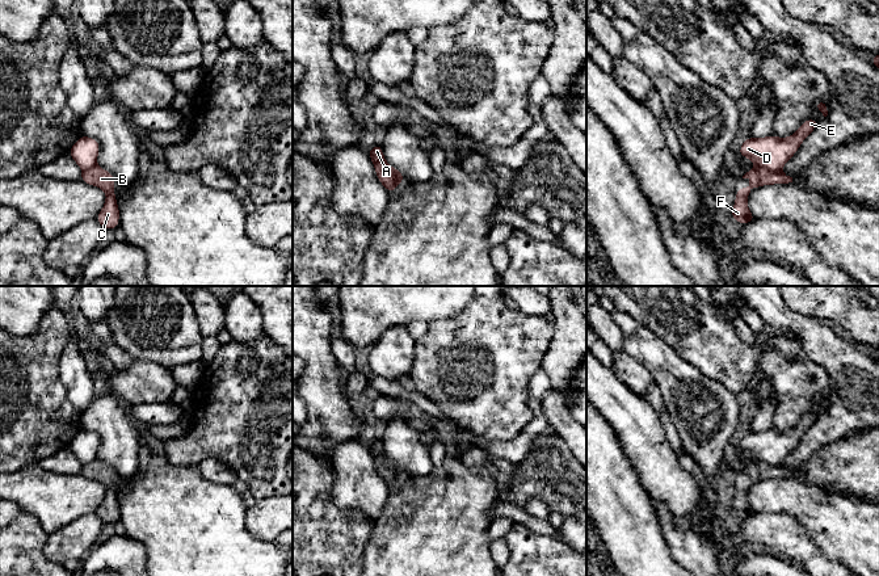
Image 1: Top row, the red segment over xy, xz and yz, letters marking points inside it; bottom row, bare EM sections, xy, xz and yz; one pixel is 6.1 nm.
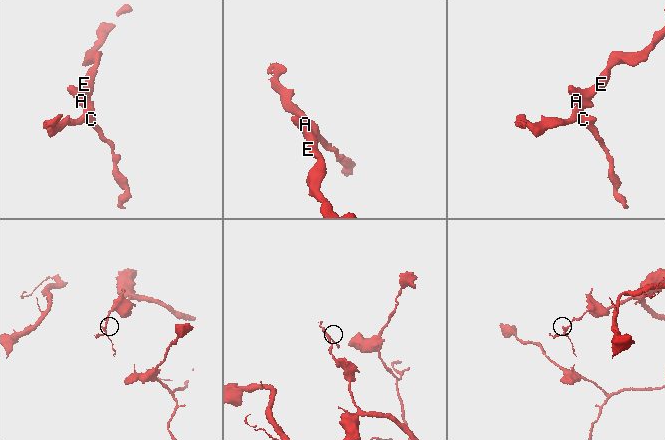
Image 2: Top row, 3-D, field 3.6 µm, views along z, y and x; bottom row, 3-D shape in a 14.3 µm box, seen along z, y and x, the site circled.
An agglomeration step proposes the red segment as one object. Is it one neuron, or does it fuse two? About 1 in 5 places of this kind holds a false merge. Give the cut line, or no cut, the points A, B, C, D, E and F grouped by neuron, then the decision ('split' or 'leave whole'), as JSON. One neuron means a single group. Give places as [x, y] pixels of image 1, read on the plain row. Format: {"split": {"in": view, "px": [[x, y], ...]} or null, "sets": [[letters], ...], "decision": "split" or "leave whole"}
{"split": {"in": "xz", "px": [[373, 455], [377, 455], [392, 473], [394, 478], [388, 483]]}, "sets": [["A", "B", "C", "F"], ["D", "E"]], "decision": "split"}

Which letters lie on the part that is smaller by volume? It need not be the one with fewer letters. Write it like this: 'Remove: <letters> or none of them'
Remove: A, B, C, F

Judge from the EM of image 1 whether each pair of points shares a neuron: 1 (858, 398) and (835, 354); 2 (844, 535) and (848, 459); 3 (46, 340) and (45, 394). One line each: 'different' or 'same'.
1: same
2: different
3: same

